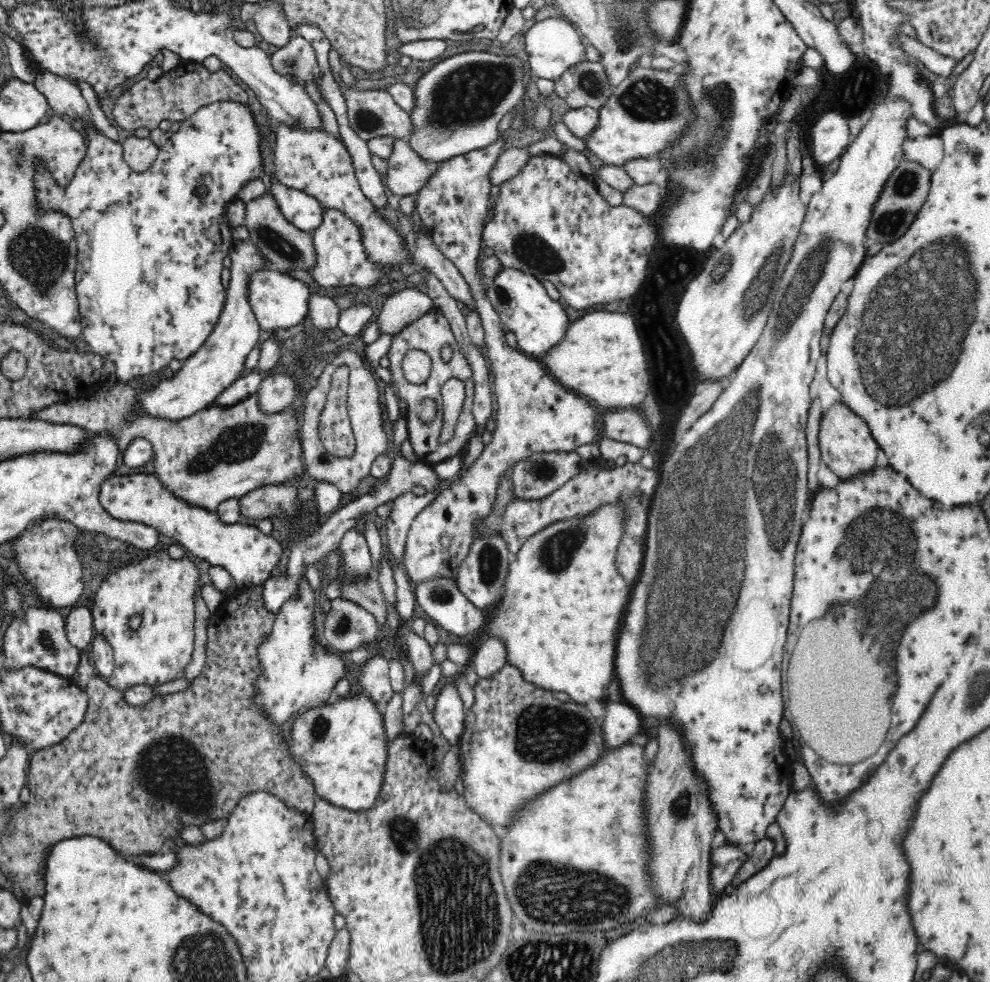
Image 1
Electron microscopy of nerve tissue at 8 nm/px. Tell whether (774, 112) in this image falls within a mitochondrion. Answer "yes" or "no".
no

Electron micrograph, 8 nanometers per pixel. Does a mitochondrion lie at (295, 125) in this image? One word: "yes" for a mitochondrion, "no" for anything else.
no

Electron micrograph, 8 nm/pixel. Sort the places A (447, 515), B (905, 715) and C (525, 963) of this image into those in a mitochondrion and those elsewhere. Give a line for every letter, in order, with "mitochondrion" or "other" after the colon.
A: other
B: other
C: mitochondrion

